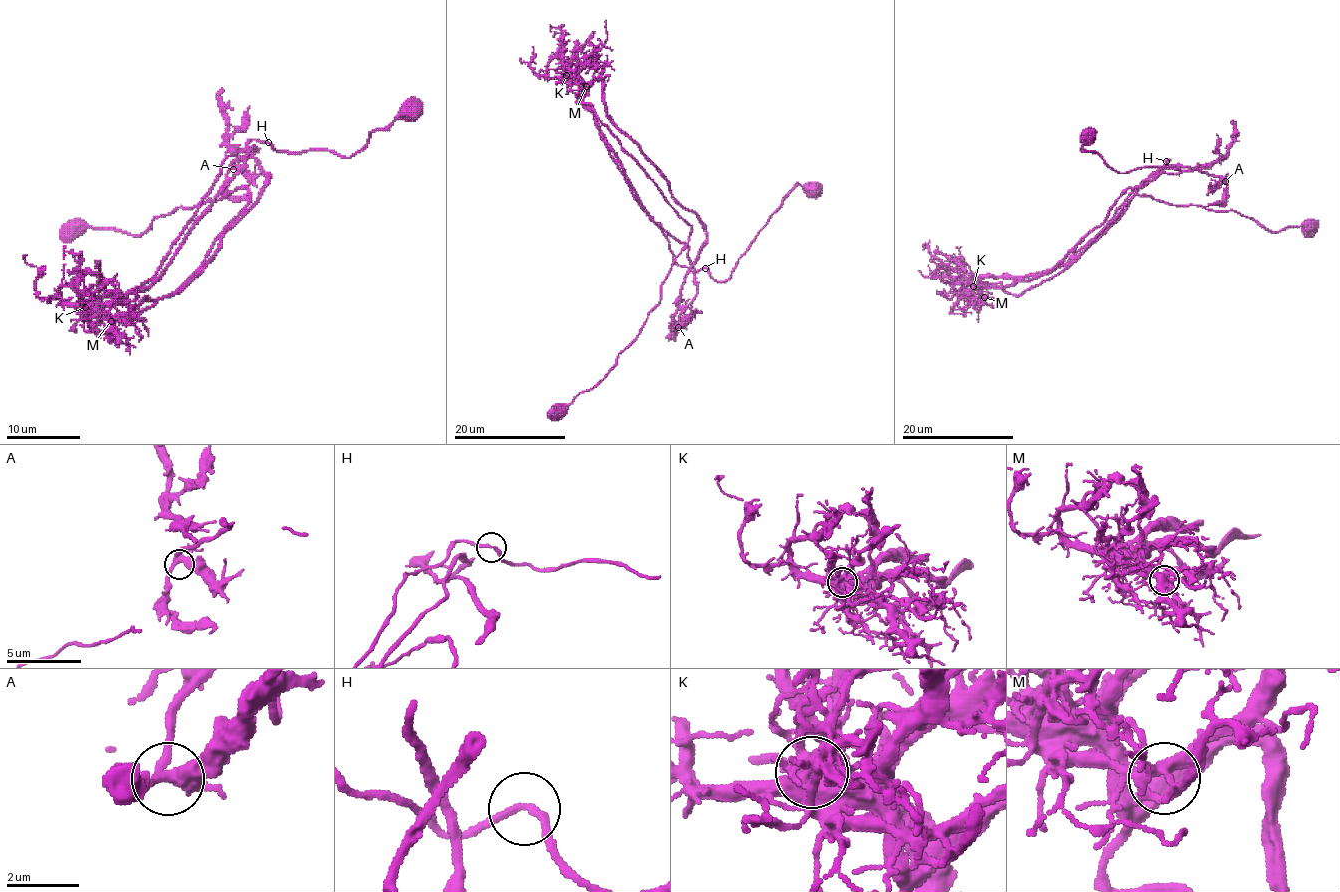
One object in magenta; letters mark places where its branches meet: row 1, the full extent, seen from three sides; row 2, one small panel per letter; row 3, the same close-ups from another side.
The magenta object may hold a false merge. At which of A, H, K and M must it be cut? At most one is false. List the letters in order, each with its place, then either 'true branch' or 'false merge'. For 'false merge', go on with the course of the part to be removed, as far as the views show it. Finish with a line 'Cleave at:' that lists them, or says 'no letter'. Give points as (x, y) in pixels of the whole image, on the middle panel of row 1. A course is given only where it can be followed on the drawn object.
A: (678, 327) | true branch
H: (705, 268) | true branch
K: (566, 75) | false merge | (567, 75), (648, 214), (688, 247), (693, 272), (706, 268), (726, 281), (798, 185), (822, 192)
M: (586, 86) | true branch
Cleave at: K

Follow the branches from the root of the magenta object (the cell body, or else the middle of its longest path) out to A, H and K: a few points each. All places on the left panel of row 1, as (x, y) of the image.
A: (102, 308), (98, 305), (108, 294), (144, 290), (166, 268), (192, 224), (257, 148), (236, 159), (233, 169)
H: (102, 308), (108, 294), (144, 290), (157, 277), (192, 224), (245, 167), (247, 145), (268, 143)
K: (102, 308), (85, 306)

